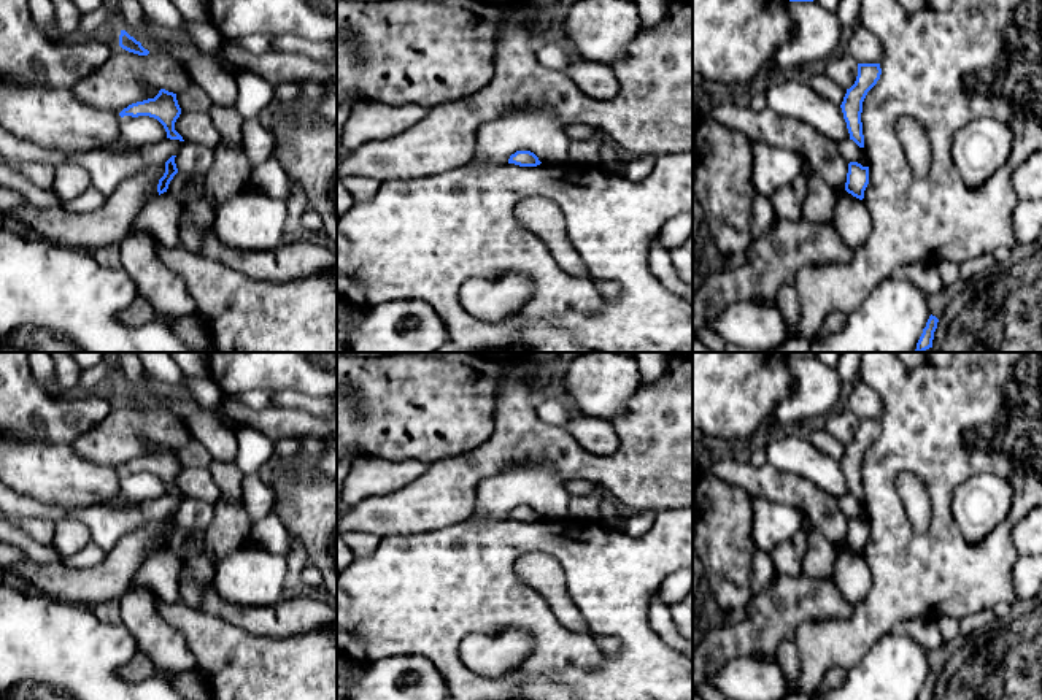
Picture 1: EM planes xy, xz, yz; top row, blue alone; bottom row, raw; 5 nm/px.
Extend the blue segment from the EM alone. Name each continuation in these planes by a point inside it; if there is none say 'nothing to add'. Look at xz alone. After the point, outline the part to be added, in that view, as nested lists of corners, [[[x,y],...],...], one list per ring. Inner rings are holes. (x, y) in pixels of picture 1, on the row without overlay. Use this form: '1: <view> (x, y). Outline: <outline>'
nothing to add

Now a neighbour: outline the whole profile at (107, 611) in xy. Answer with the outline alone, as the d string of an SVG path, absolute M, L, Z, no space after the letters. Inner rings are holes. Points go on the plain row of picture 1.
M102 603L94 606L92 611L102 622L113 622L118 619L118 606L114 603Z

